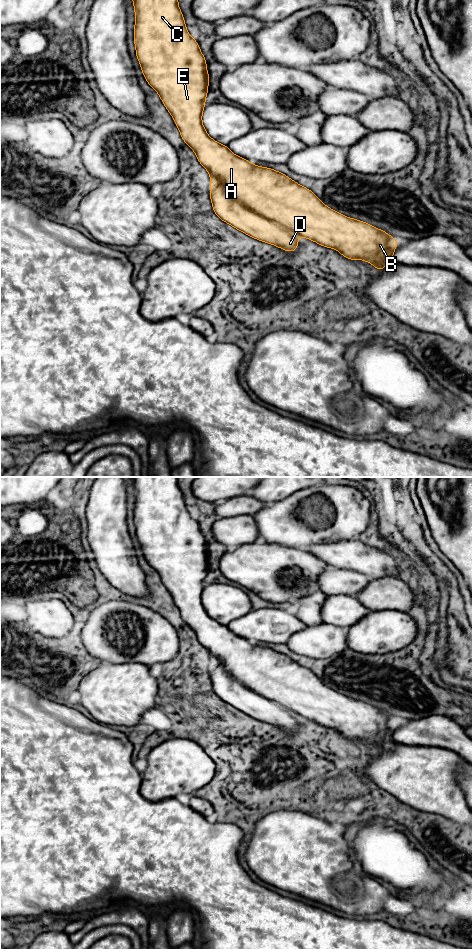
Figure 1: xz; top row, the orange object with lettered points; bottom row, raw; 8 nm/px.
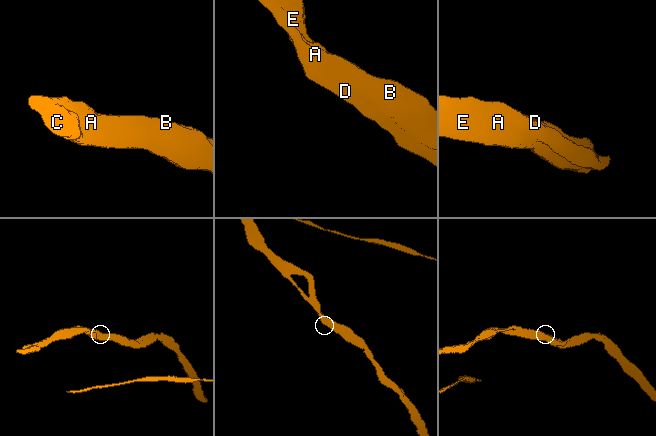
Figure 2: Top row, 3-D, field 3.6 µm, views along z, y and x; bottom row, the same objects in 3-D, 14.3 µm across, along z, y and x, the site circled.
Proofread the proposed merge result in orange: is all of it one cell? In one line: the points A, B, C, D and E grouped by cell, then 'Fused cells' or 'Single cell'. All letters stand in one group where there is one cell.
Groups: A B C D E. Single cell

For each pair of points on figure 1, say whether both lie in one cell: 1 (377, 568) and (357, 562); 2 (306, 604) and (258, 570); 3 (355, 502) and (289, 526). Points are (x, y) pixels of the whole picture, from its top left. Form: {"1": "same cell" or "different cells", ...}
{"1": "same cell", "2": "different cells", "3": "same cell"}

